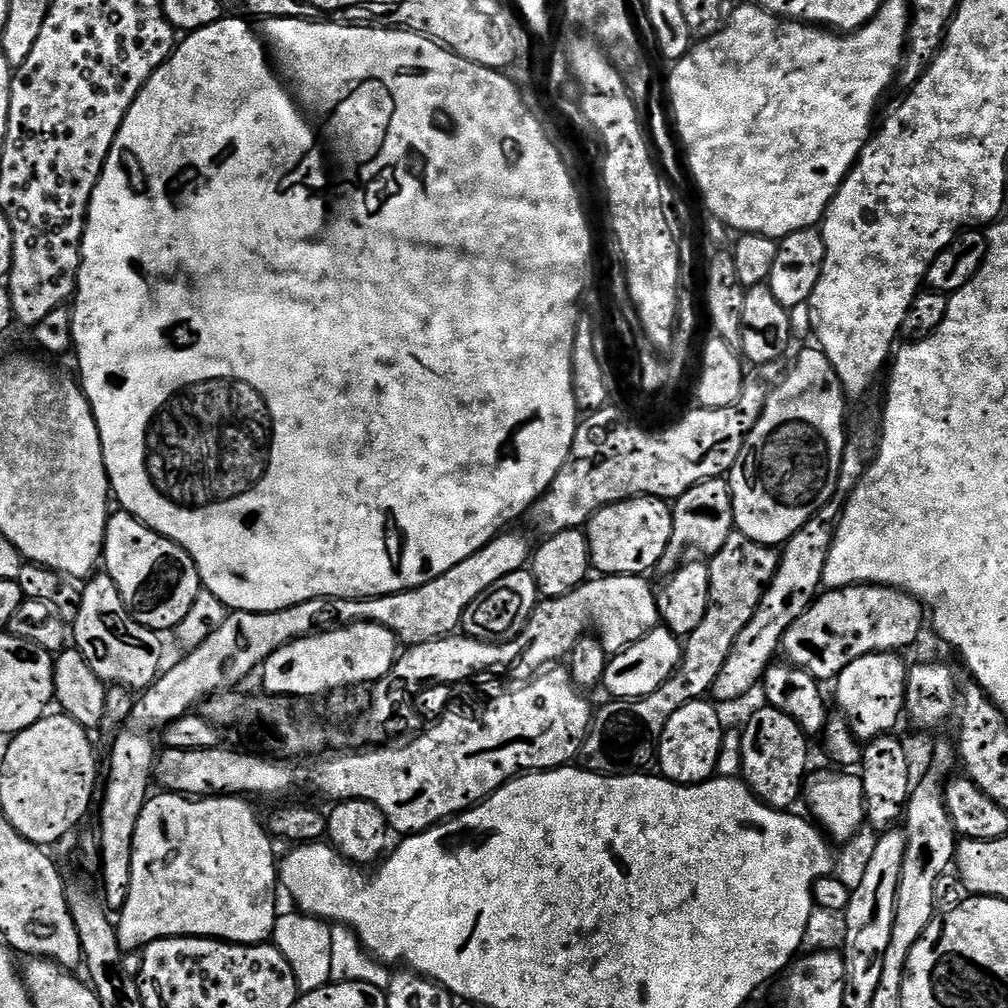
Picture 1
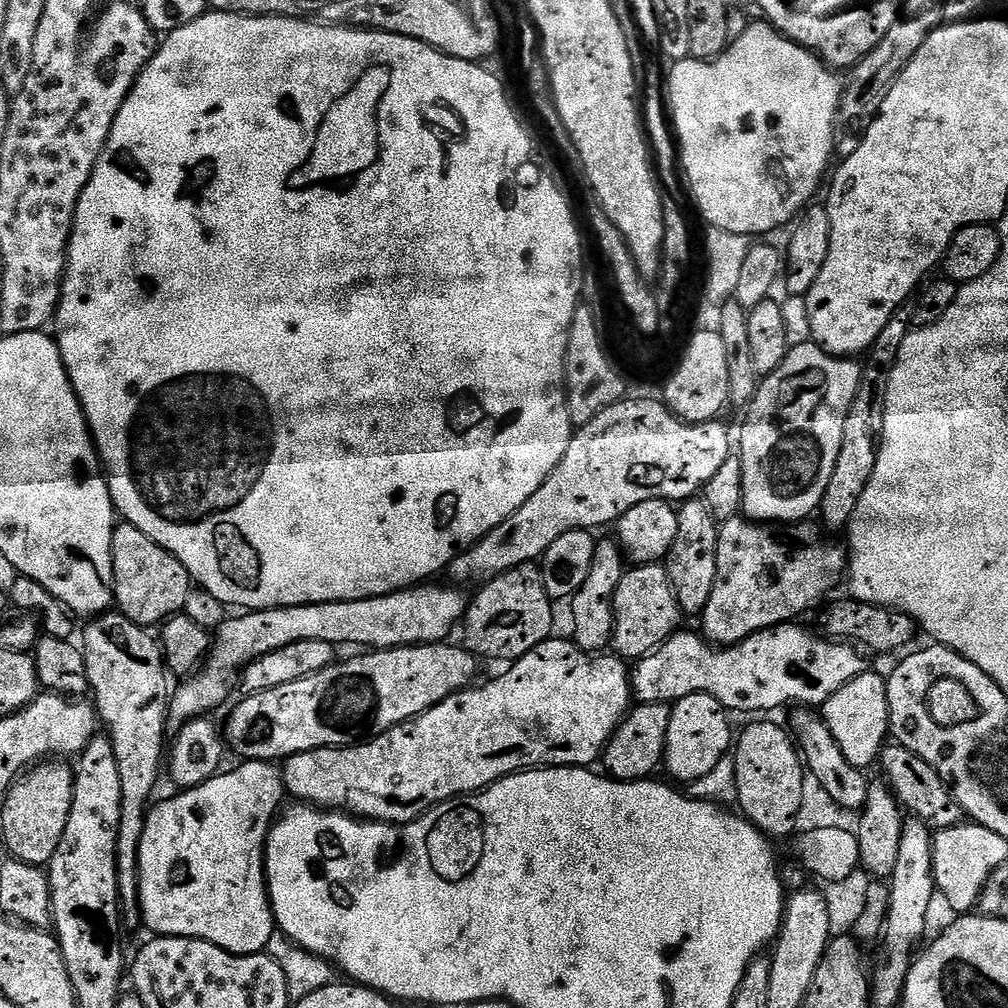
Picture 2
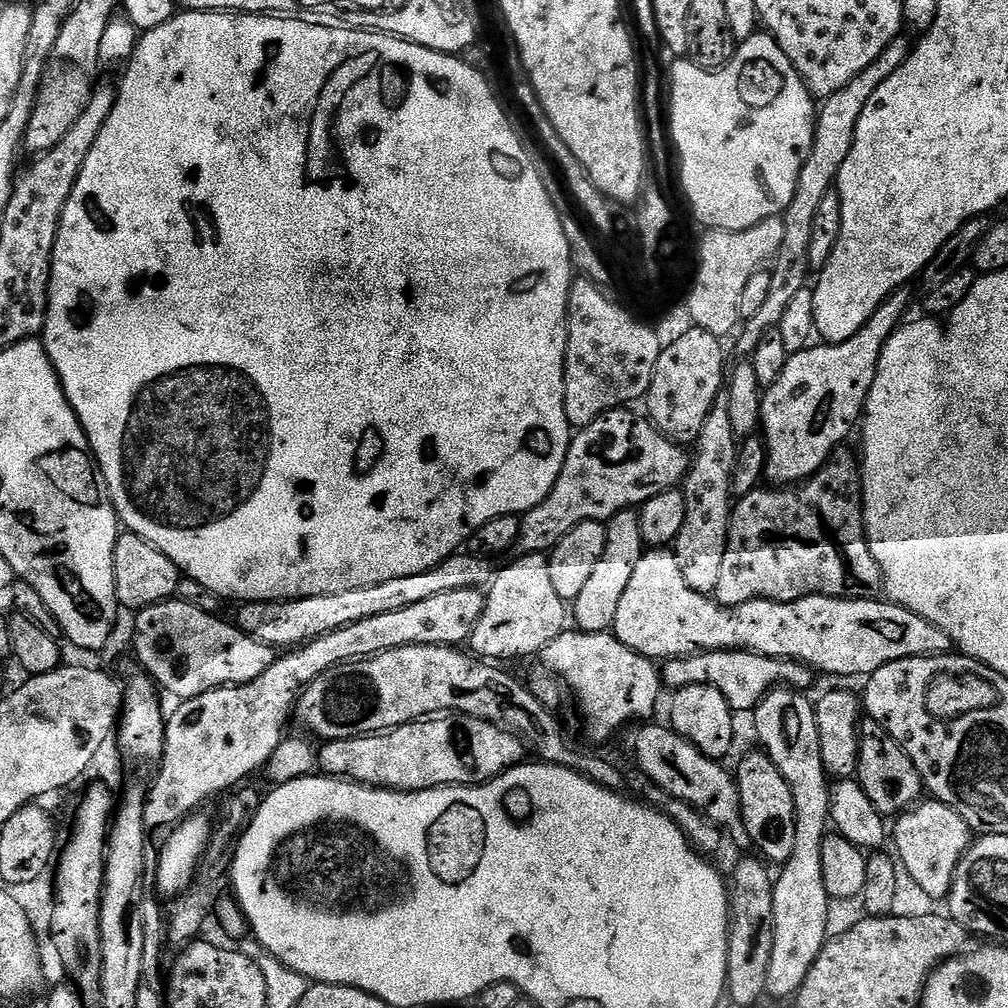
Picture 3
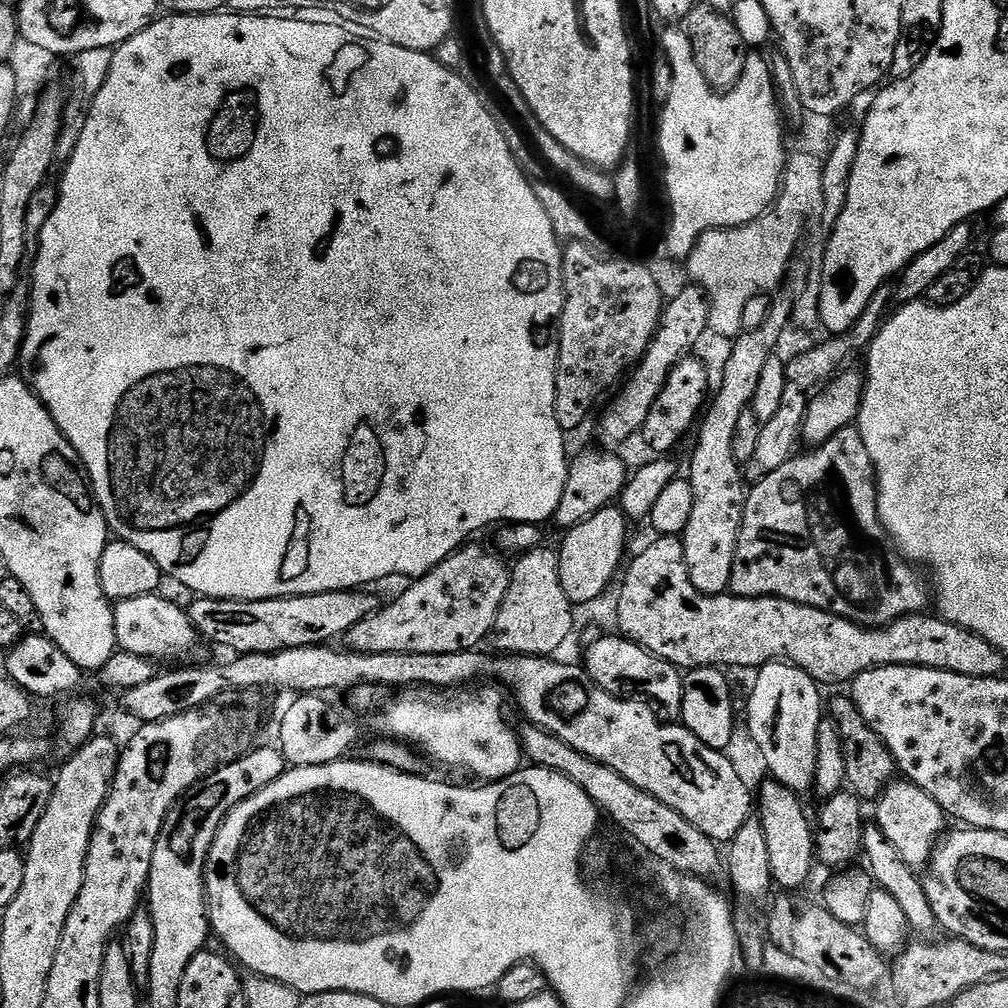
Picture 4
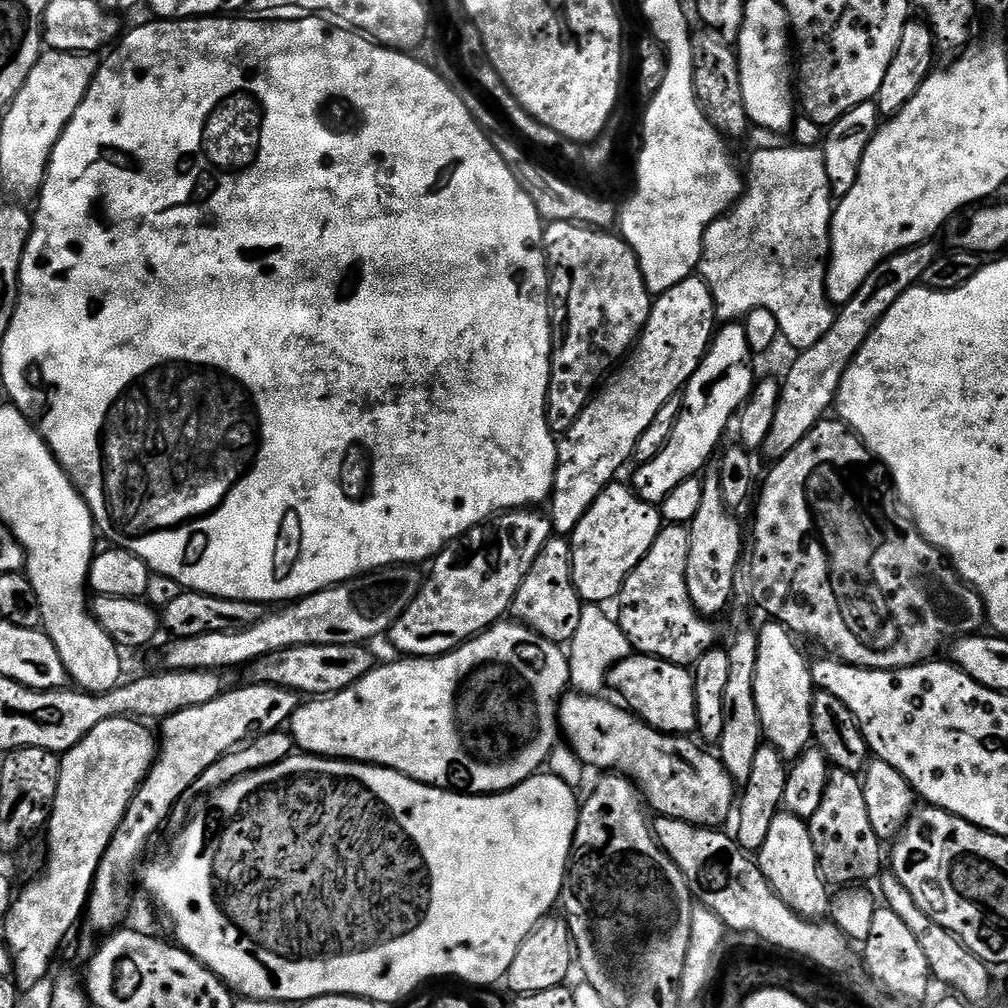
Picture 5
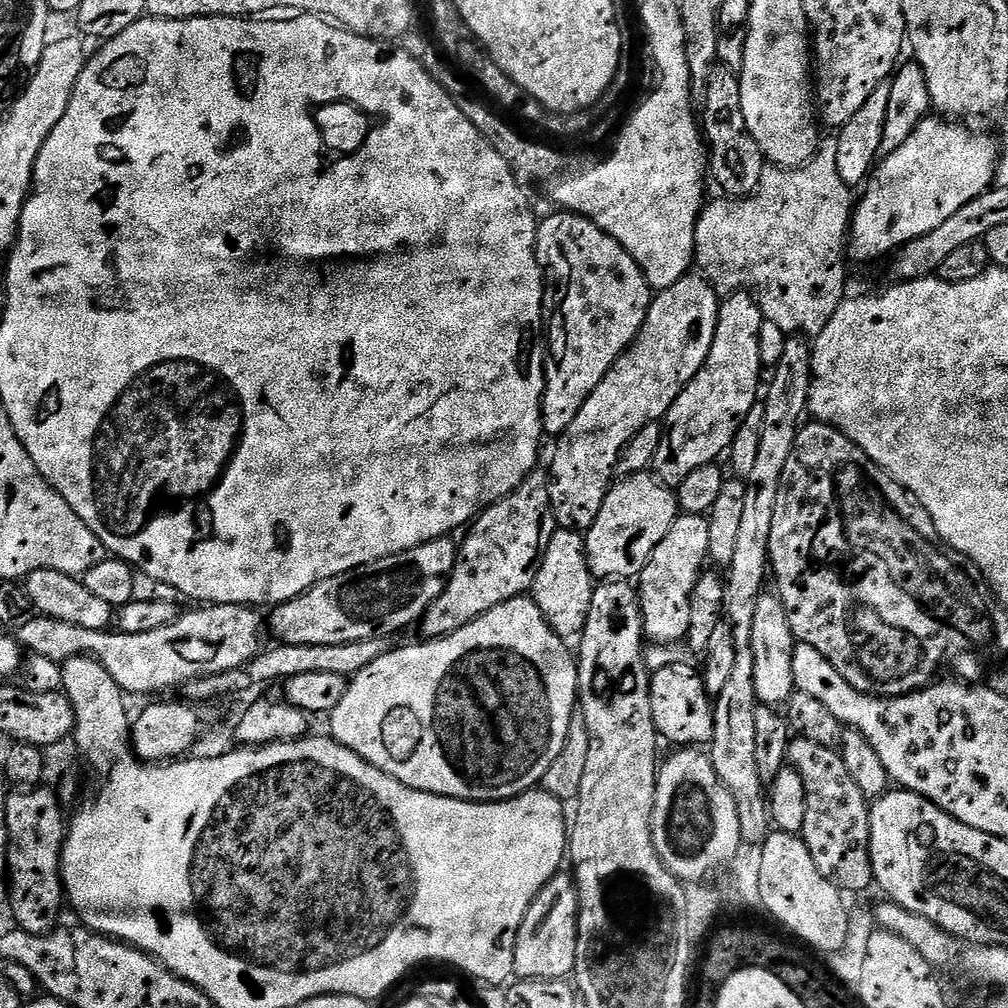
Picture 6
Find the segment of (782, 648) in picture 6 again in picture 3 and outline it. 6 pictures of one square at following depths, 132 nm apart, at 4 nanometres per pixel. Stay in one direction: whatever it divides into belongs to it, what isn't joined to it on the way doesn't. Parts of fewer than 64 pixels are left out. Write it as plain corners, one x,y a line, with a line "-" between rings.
787,686
777,687
775,690
768,693
764,697
764,701
758,705
754,710
754,717
756,716
756,732
760,735
760,740
763,751
772,759
774,766
778,766
778,770
782,774
782,778
786,778
786,782
790,786
790,790
794,794
794,814
796,821
794,822
794,854
790,854
790,858
779,869
779,874
775,877
773,886
773,900
774,900
774,948
770,957
769,973
766,977
767,995
773,996
776,1000
784,1000
795,997
800,991
800,987
806,982
806,974
810,974
810,970
814,966
814,962
818,958
818,954
824,949
826,941
829,939
830,931
828,932
828,896
830,900
830,884
824,879
824,842
830,832
830,802
832,801
832,793
830,791
830,777
828,771
824,769
822,762
822,746
818,742
818,722
816,721
816,705
810,699
807,700
805,693
800,690
793,690

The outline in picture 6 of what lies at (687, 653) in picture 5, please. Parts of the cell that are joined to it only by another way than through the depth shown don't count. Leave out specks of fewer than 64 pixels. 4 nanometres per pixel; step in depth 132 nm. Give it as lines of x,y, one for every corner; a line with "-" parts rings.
680,514
670,526
666,538
662,538
662,542
658,542
658,546
654,546
654,554
650,554
650,562
646,562
646,566
638,577
644,635
651,643
680,644
687,637
690,630
690,598
694,594
694,586
708,560
709,542
710,526
704,516

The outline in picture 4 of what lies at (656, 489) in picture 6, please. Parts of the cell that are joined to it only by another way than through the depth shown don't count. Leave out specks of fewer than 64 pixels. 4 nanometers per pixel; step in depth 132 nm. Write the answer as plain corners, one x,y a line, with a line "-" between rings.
609,506
598,510
598,514
586,518
581,524
575,524
573,528
563,533
564,541
561,542
560,548
558,547
560,557
558,574
562,578
562,590
566,590
566,598
573,606
592,605
594,598
598,598
614,584
625,563
624,551
628,548
628,527
630,521
619,507

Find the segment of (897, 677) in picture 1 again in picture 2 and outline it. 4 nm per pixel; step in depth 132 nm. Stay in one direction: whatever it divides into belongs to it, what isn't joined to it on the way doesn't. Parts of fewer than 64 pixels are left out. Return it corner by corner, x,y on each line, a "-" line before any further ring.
869,670
850,678
846,686
838,690
822,706
822,715
834,742
842,746
842,754
850,766
868,770
880,759
882,749
889,739
890,702
888,701
888,682
883,675

